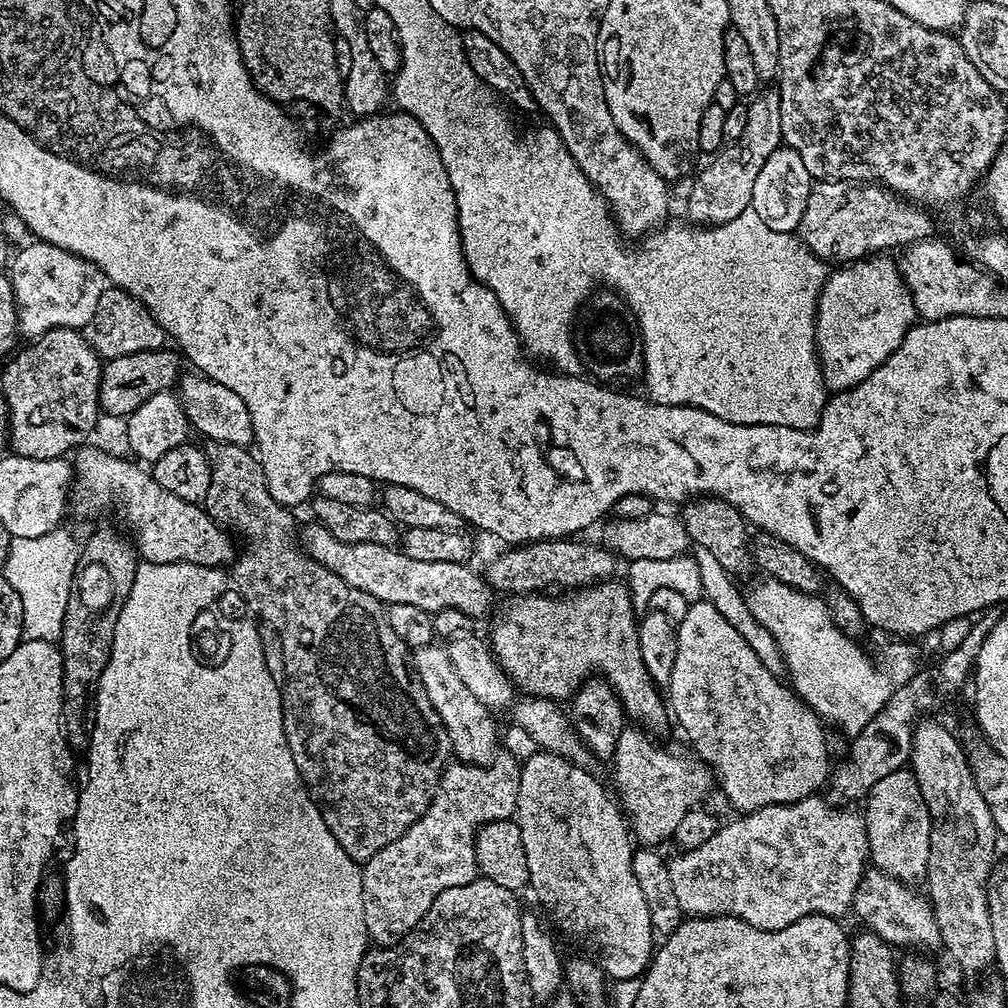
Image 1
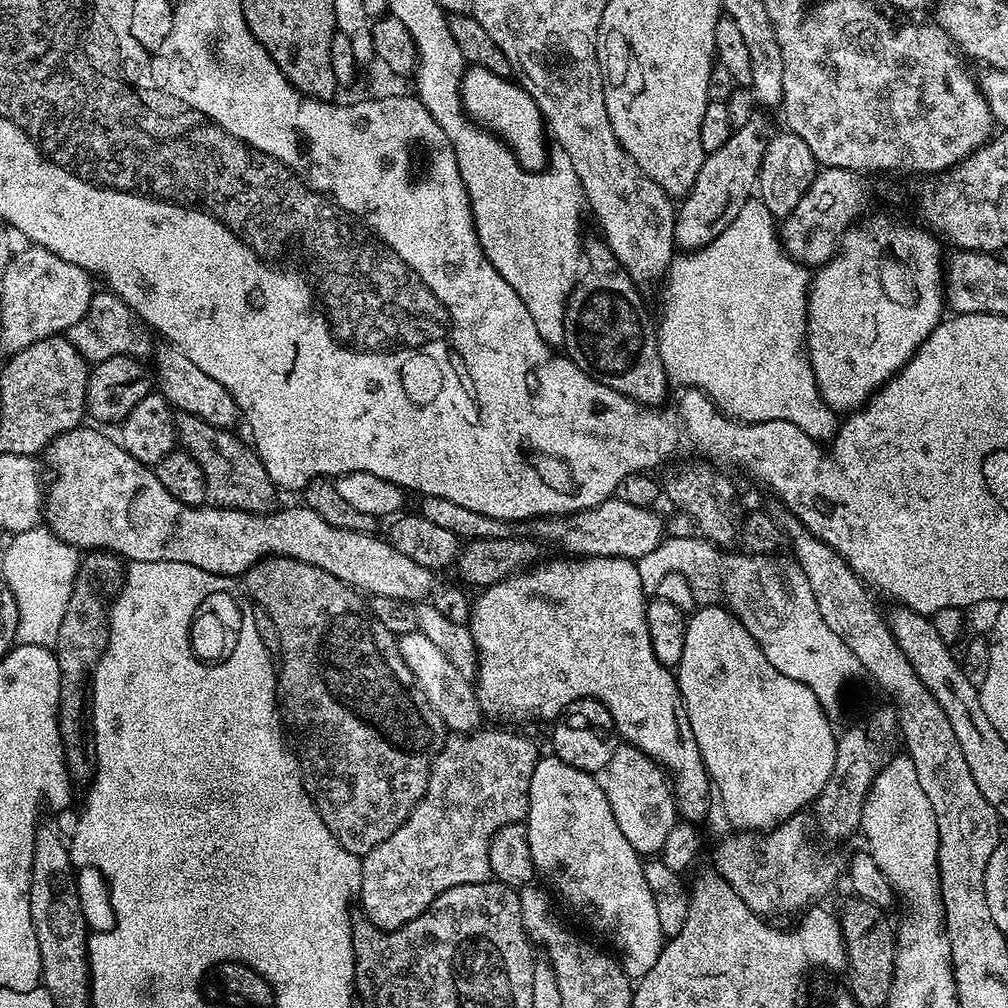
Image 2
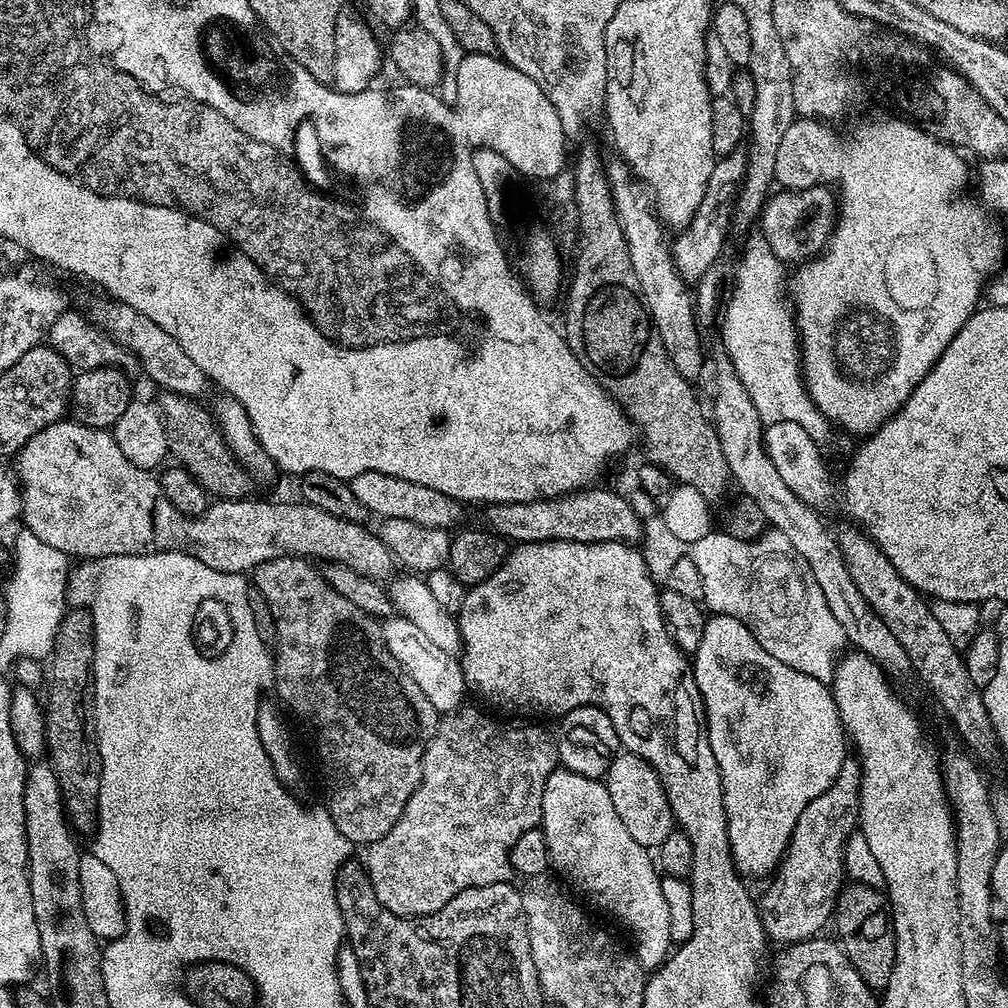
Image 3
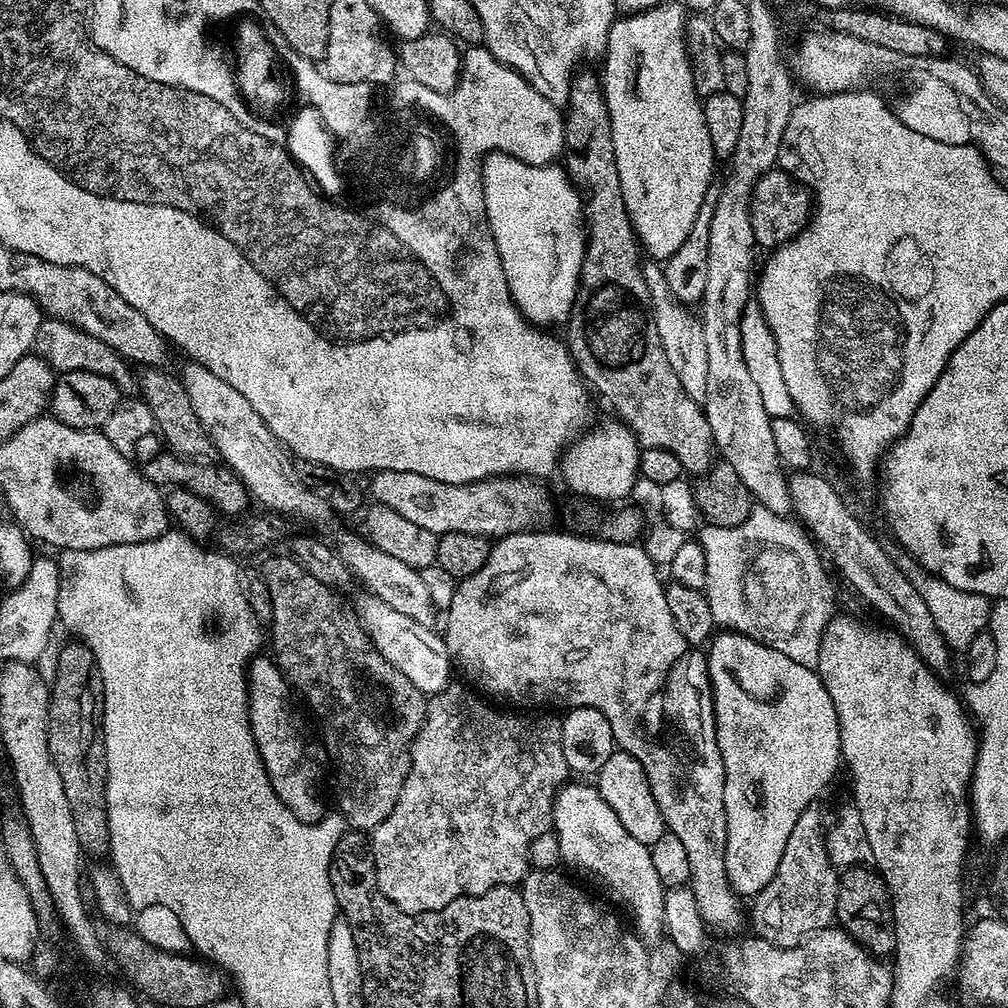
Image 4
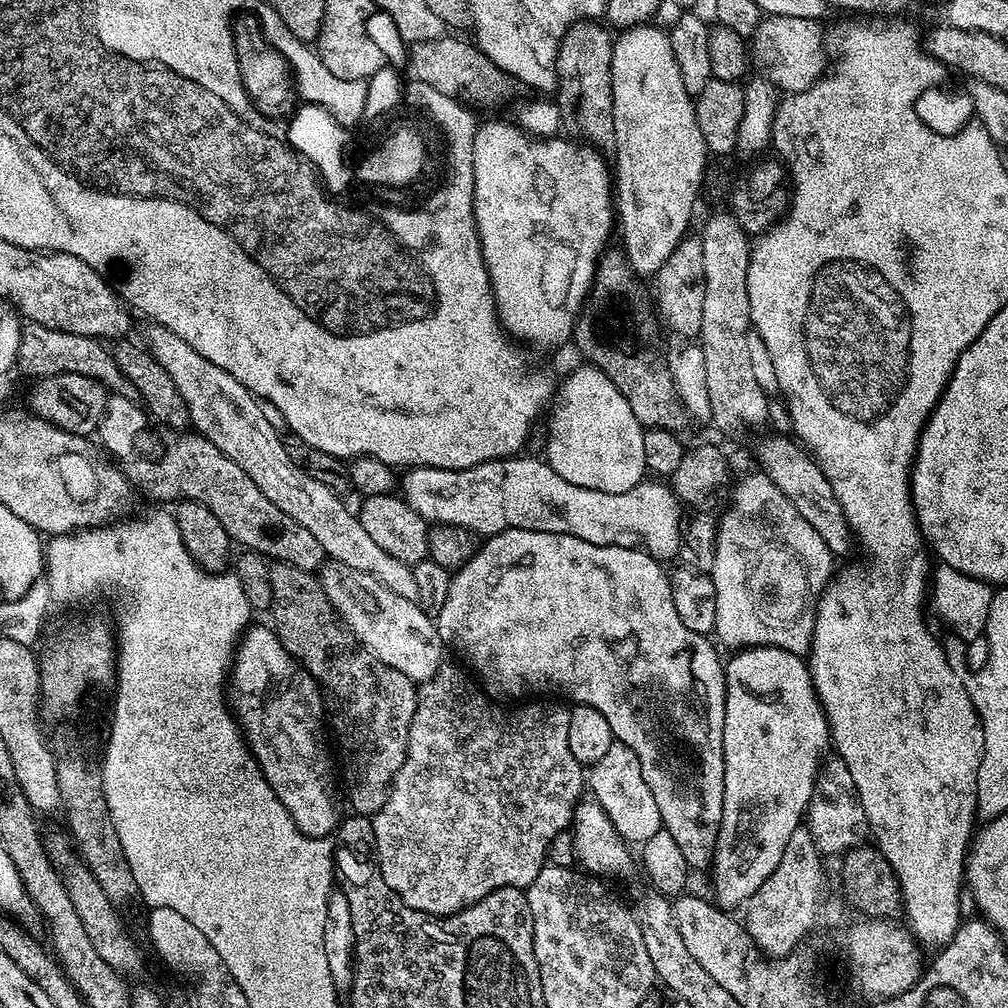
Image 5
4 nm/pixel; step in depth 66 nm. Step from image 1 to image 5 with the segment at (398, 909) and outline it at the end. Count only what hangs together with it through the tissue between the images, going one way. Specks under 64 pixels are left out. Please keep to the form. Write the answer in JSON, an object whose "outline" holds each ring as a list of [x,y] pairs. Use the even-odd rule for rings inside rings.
{"outline":[[[441,663],[440,669],[417,687],[416,713],[414,722],[410,722],[406,758],[392,780],[386,802],[377,810],[376,815],[371,817],[376,839],[375,857],[380,865],[382,878],[386,878],[386,886],[399,892],[406,906],[425,912],[427,916],[451,916],[470,904],[478,903],[482,897],[499,888],[528,889],[530,882],[534,882],[534,878],[538,878],[540,871],[546,867],[552,840],[556,834],[571,825],[576,805],[581,803],[583,797],[580,795],[586,792],[585,765],[580,764],[574,754],[570,754],[570,711],[567,707],[563,708],[560,704],[524,702],[521,703],[524,704],[521,708],[499,708],[496,705],[499,703],[485,695],[477,681],[459,663],[448,663]]]}

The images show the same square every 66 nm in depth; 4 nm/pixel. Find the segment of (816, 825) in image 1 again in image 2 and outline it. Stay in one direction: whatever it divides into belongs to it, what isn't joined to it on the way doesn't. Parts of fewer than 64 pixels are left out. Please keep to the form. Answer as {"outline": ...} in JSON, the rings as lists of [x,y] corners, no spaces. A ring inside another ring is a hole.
{"outline":[[[799,814],[782,819],[775,827],[763,833],[759,838],[753,838],[747,831],[740,830],[736,836],[728,836],[716,848],[715,871],[724,877],[726,882],[760,916],[772,918],[775,912],[796,912],[815,905],[823,896],[828,896],[836,888],[836,883],[842,880],[842,864],[839,864],[828,852],[823,852],[812,841],[814,820],[811,815]]]}

